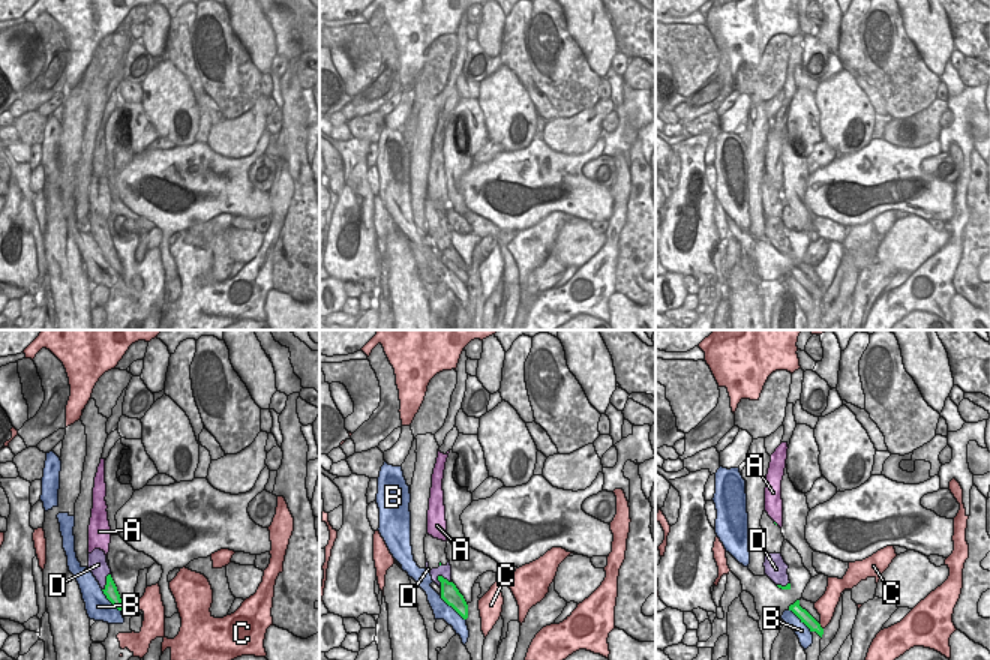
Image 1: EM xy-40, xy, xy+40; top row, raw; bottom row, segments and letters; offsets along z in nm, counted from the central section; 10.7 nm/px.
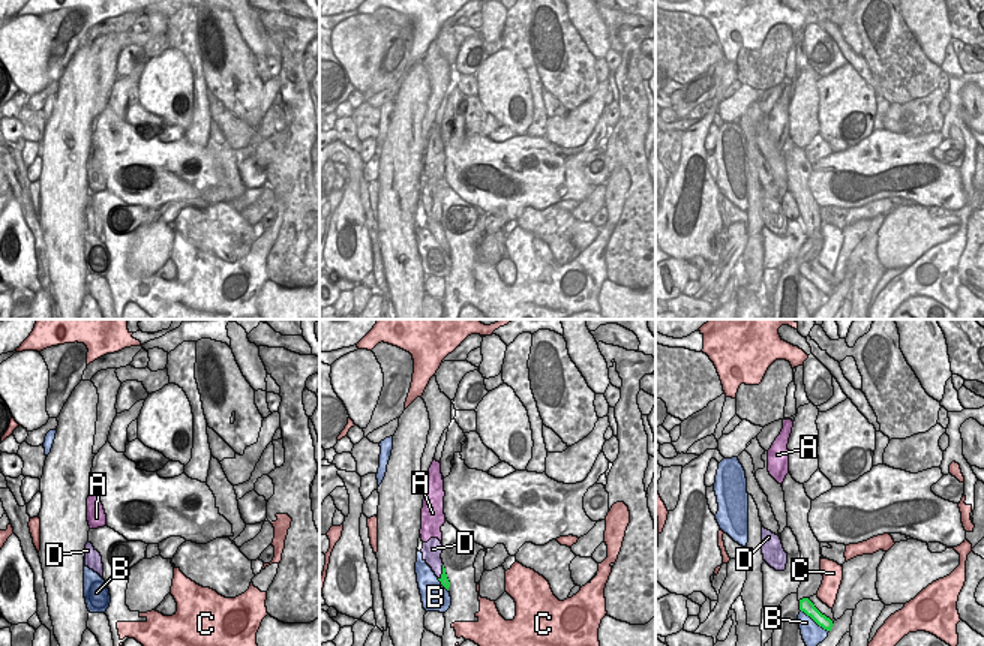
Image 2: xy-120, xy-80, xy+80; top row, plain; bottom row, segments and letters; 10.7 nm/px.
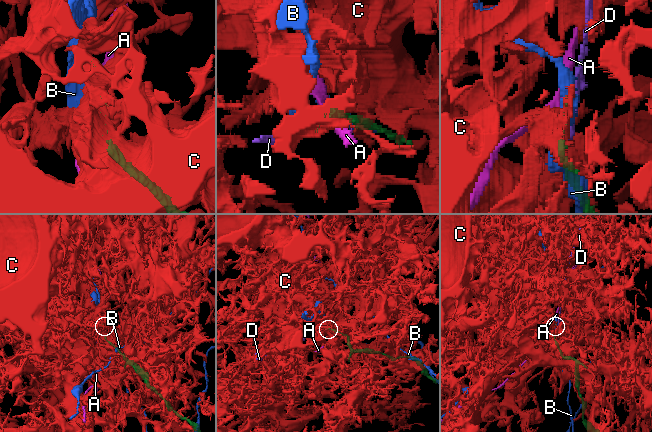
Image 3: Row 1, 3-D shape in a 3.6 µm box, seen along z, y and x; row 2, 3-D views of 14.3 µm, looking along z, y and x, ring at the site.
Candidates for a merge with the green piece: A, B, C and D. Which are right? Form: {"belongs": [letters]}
{"belongs": []}

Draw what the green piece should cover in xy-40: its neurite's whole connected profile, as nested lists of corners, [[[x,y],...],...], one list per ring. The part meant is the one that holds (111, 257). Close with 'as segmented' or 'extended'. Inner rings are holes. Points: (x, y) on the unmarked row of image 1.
[[[111,238],[106,240],[106,249],[105,249],[105,252],[104,252],[102,255],[104,255],[104,258],[106,260],[106,262],[108,262],[118,274],[123,273],[123,267],[122,267],[120,258],[118,258],[118,255],[117,255],[117,250],[116,250]]]; as segmented

